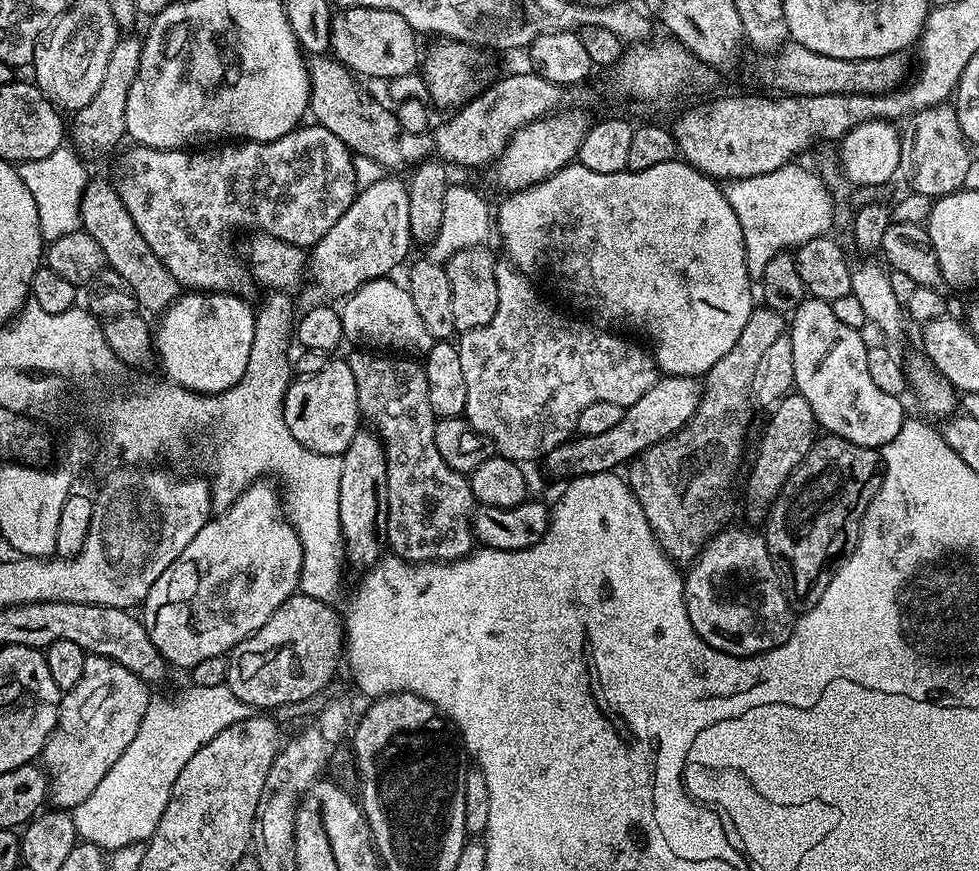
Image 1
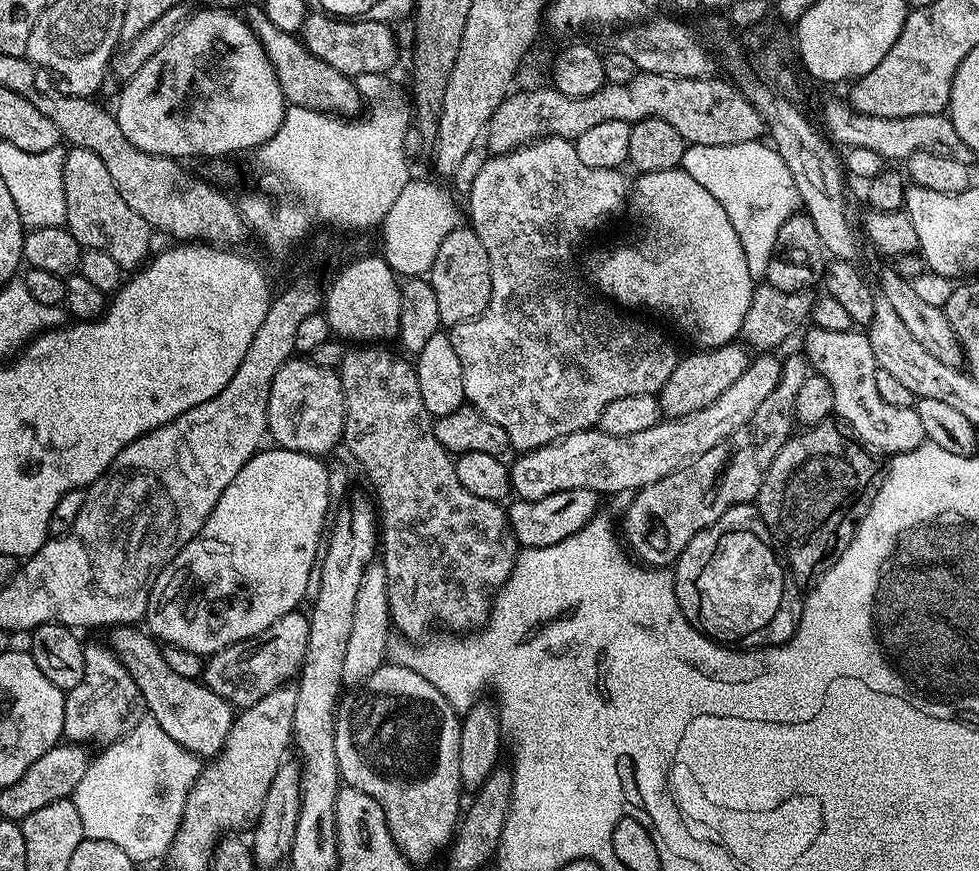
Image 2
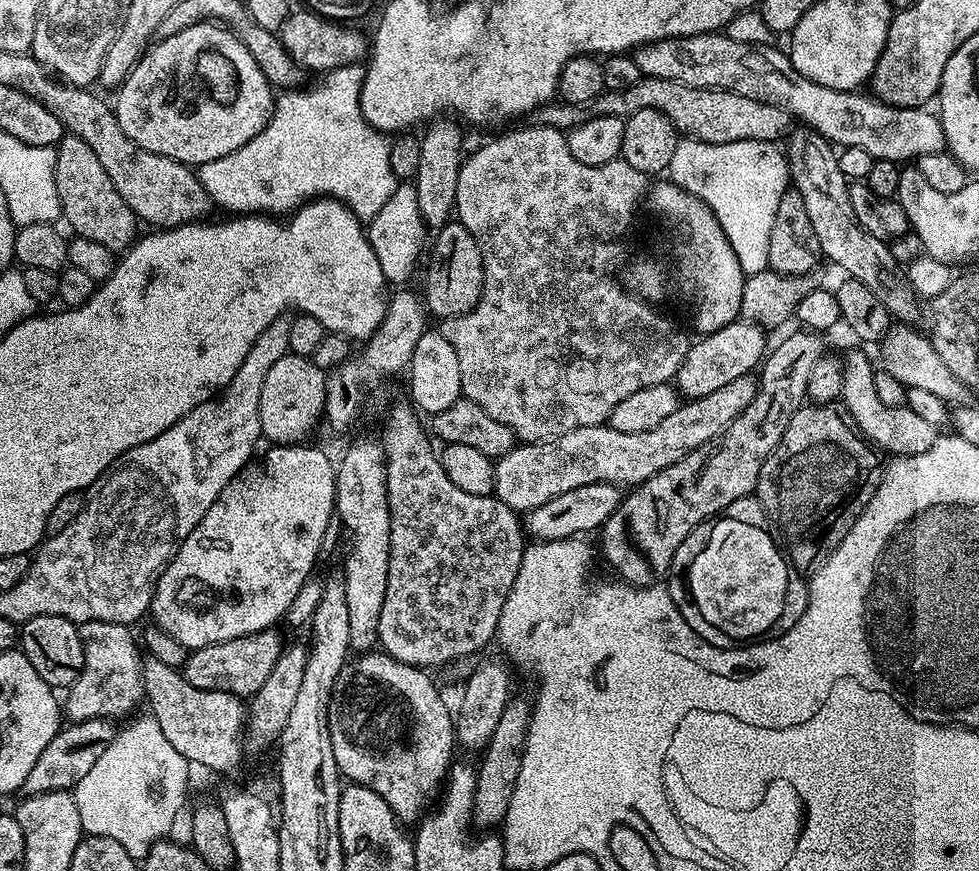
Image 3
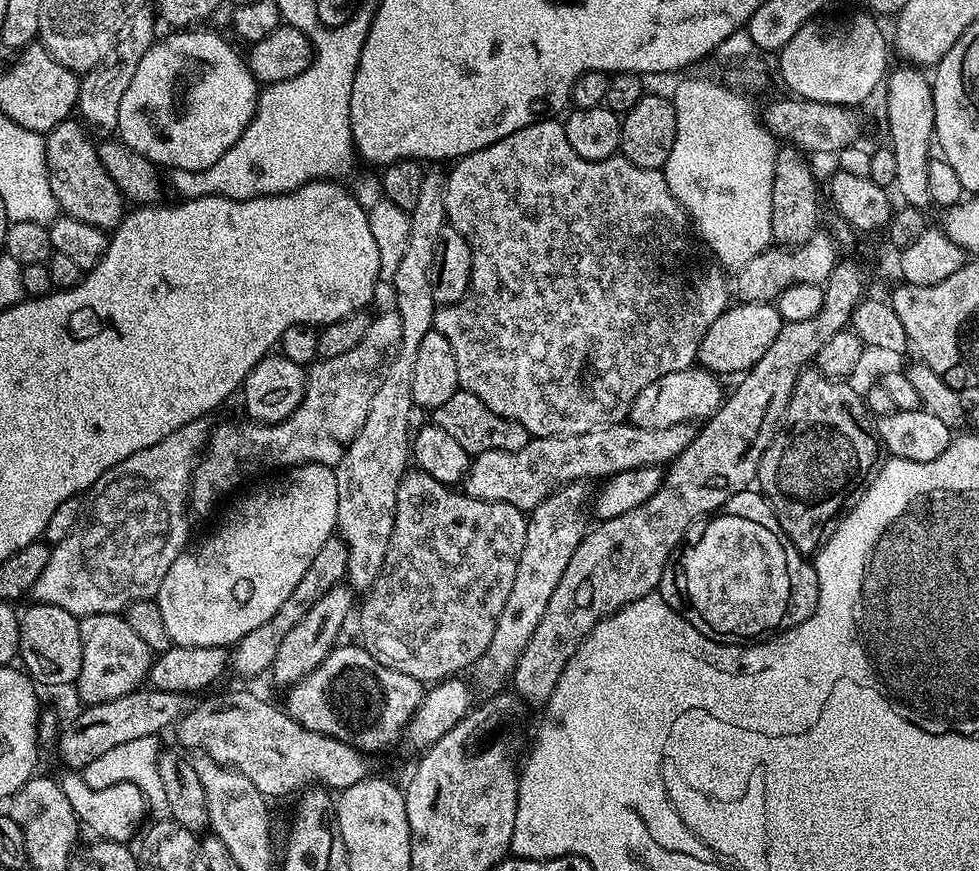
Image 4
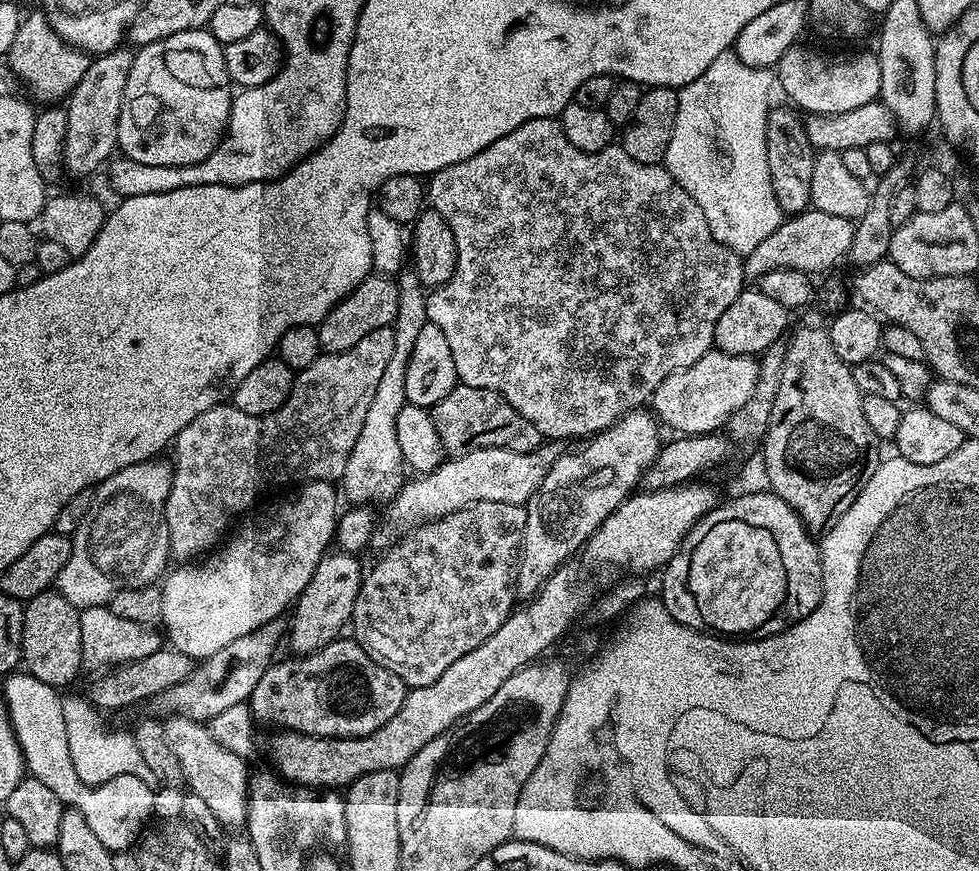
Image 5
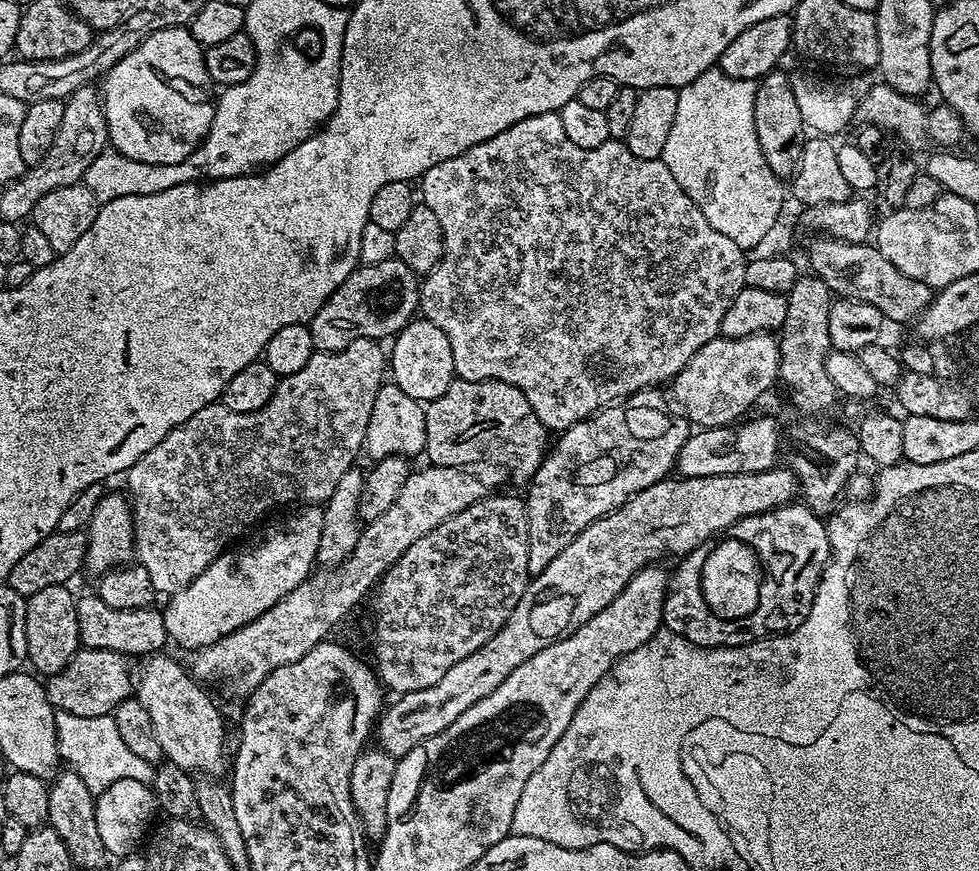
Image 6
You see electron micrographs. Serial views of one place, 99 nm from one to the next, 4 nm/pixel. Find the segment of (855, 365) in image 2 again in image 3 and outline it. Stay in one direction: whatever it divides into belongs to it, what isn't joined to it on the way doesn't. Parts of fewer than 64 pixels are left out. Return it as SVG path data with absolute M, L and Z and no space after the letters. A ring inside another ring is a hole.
M852 352L848 357L846 355L843 357L842 363L844 365L844 381L840 394L843 407L846 409L851 423L877 449L883 450L885 453L887 453L886 451L892 452L893 457L898 457L922 455L926 450L930 450L930 446L934 446L938 429L930 426L930 422L926 422L926 418L914 414L914 410L910 410L906 406L902 408L882 406L882 401L879 400L878 393L874 390L874 365L868 361L866 353Z

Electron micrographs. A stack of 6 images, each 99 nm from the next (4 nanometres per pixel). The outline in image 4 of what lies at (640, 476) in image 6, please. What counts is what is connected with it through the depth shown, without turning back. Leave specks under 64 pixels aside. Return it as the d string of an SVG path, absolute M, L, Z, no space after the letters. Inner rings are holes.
M580 482L565 484L564 487L551 492L537 508L533 508L527 513L526 542L522 546L522 558L518 558L518 574L514 574L514 587L510 589L510 594L506 597L506 606L502 606L502 614L498 614L498 626L494 630L494 638L490 638L490 646L486 646L486 654L482 654L482 658L474 665L477 684L475 687L477 689L480 687L482 691L488 692L486 694L499 693L511 681L512 671L516 668L518 658L522 654L522 650L526 650L526 642L530 642L534 630L538 630L538 622L542 622L542 614L546 614L546 606L550 602L562 574L566 571L566 565L570 563L570 554L574 554L574 550L578 550L584 533L589 531L590 492L588 496L588 492L584 488L587 487Z

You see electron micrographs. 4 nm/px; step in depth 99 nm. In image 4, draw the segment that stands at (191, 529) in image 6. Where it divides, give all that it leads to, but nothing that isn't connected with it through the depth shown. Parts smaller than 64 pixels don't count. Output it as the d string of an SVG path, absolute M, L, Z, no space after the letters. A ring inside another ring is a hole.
M388 310L381 316L378 314L372 316L370 326L366 330L366 334L362 338L362 342L358 342L358 346L354 346L354 350L346 350L346 354L338 354L338 358L326 358L325 360L317 359L315 363L307 369L306 375L308 381L304 387L304 397L299 406L294 410L294 414L290 414L282 422L277 424L257 424L255 422L247 422L248 424L220 424L211 429L208 437L207 445L199 457L196 465L196 471L192 473L192 486L190 489L190 508L193 513L196 512L200 516L204 516L220 499L223 498L227 492L235 493L240 483L243 482L247 476L256 476L259 472L272 472L277 470L287 470L290 468L297 468L299 464L326 464L335 466L340 463L340 459L346 454L346 450L350 446L350 442L358 434L358 430L362 430L362 422L366 422L366 414L370 410L370 402L374 402L374 390L378 390L378 386L382 386L382 378L387 374L388 367L394 362L394 358L398 354L398 350L402 346L402 318L395 310Z

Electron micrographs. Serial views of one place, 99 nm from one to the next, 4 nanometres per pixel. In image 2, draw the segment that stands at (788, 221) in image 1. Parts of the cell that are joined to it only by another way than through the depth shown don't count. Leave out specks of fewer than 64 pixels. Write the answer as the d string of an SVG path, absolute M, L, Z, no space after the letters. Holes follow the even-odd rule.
M751 140L741 144L688 144L680 167L722 202L726 214L730 214L730 222L734 222L734 230L738 230L742 254L746 254L746 267L753 281L763 281L778 230L802 208L790 166L786 166L775 148Z

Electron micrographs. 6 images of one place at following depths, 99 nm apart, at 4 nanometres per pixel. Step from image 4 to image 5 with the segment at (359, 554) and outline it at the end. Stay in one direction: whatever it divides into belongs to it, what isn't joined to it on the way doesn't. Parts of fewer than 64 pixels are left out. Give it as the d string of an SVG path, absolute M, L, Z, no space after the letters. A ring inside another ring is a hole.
M401 271L398 283L398 314L391 326L394 334L394 354L390 354L390 363L374 390L374 398L370 398L370 410L366 410L362 434L358 434L358 442L354 442L350 458L346 458L346 470L342 477L343 499L345 496L347 503L352 506L377 506L376 504L391 502L406 483L406 465L402 458L402 449L398 447L396 419L398 410L402 410L406 403L406 366L410 362L410 350L414 350L414 341L418 338L422 326L429 323L426 314L426 289L415 271Z

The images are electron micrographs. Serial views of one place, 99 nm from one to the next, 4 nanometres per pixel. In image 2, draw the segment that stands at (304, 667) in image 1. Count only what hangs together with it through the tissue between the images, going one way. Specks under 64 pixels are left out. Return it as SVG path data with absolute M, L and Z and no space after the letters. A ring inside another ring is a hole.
M297 610L282 614L278 622L266 626L266 630L256 636L212 653L204 666L203 683L211 692L243 710L266 698L266 694L295 681L308 659L308 616L302 613Z

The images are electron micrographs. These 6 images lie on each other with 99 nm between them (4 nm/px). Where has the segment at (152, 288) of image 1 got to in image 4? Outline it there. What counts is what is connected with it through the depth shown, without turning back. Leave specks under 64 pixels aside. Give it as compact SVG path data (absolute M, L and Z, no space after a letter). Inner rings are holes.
M69 118L58 122L58 126L54 126L54 130L50 130L44 136L50 190L54 190L55 207L60 207L59 211L63 215L70 218L78 218L78 222L86 222L90 226L98 226L105 230L114 230L125 218L126 201L120 195L116 183L110 178L106 166L102 166L97 145L95 143L91 144L88 141L87 130L89 131L79 119Z

